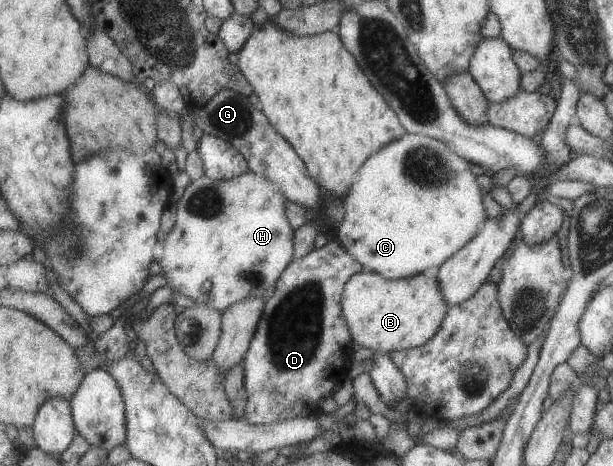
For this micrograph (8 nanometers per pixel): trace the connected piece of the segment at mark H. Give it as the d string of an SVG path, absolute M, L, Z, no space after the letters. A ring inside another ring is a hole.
M252 171L232 180L212 180L204 173L191 181L177 202L176 223L168 234L163 234L159 247L157 260L162 267L160 274L166 278L166 287L221 313L250 295L268 296L284 269L294 260L295 230L286 216L286 202L284 194L274 188L270 180Z

